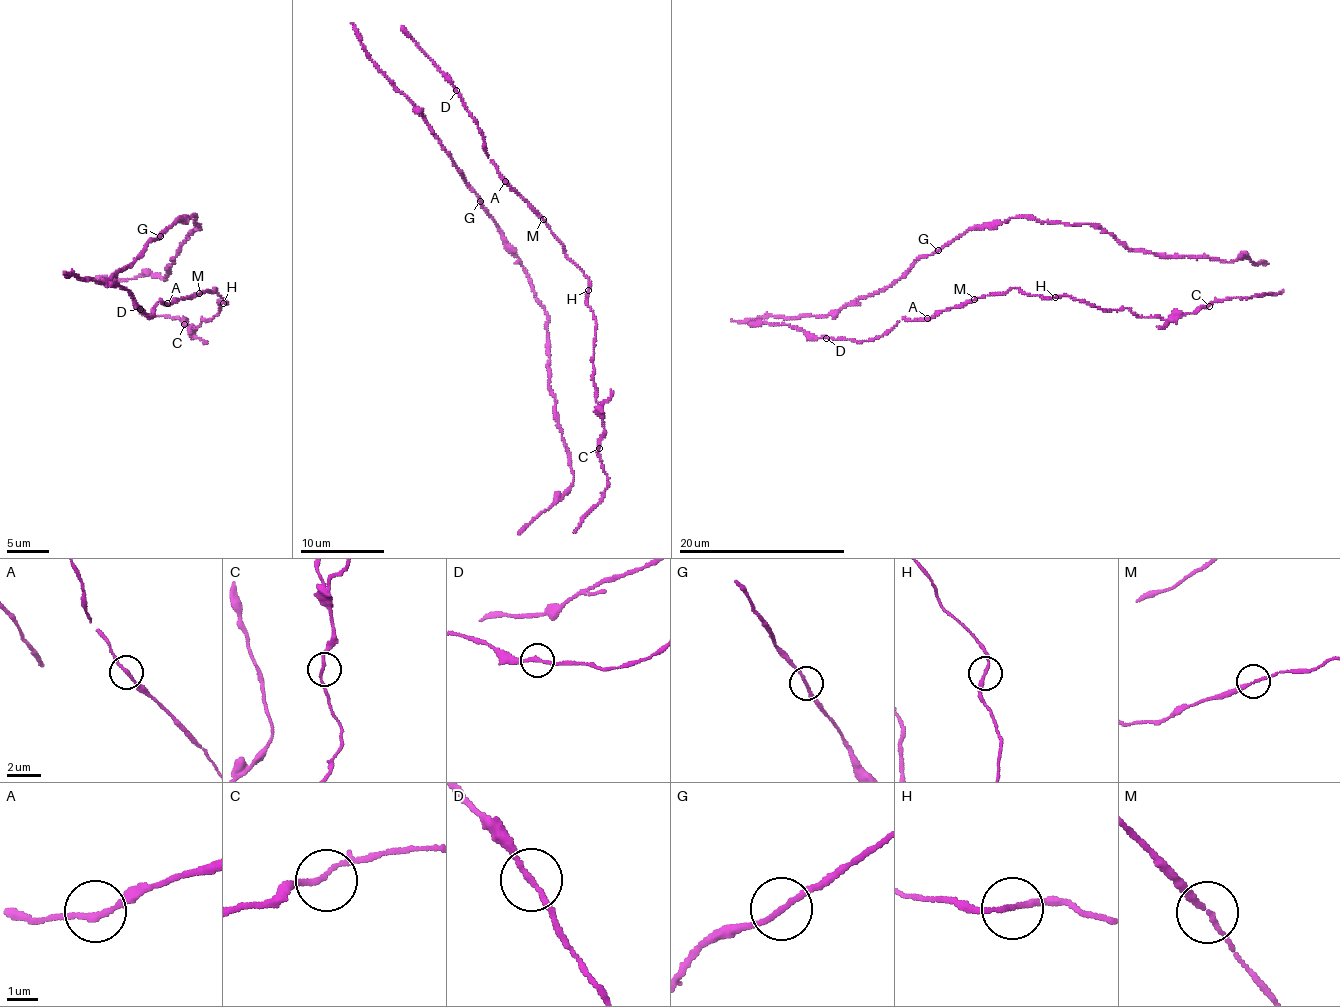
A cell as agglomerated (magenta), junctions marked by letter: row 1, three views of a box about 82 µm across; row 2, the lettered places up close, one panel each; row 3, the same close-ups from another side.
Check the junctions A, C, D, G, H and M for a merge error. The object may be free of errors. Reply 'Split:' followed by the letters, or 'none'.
Split: none

